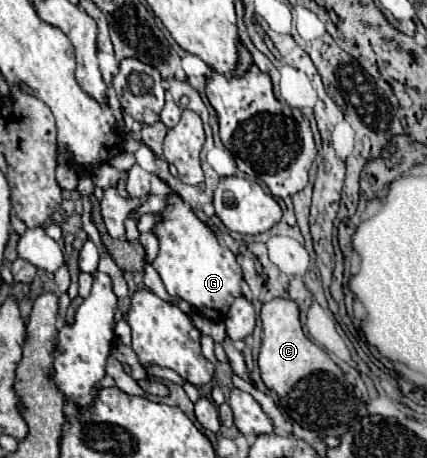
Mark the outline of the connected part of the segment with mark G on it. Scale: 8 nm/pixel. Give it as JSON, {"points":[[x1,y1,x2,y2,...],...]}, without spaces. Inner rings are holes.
{"points":[[170,191,166,195,166,207,160,211,162,221,152,227,152,233,158,237,160,249,152,267,160,273,166,291,190,303,200,315,212,321,222,321,236,297,240,297,242,269,236,263,236,257,230,249,222,247,214,231,204,225,182,199]]}

